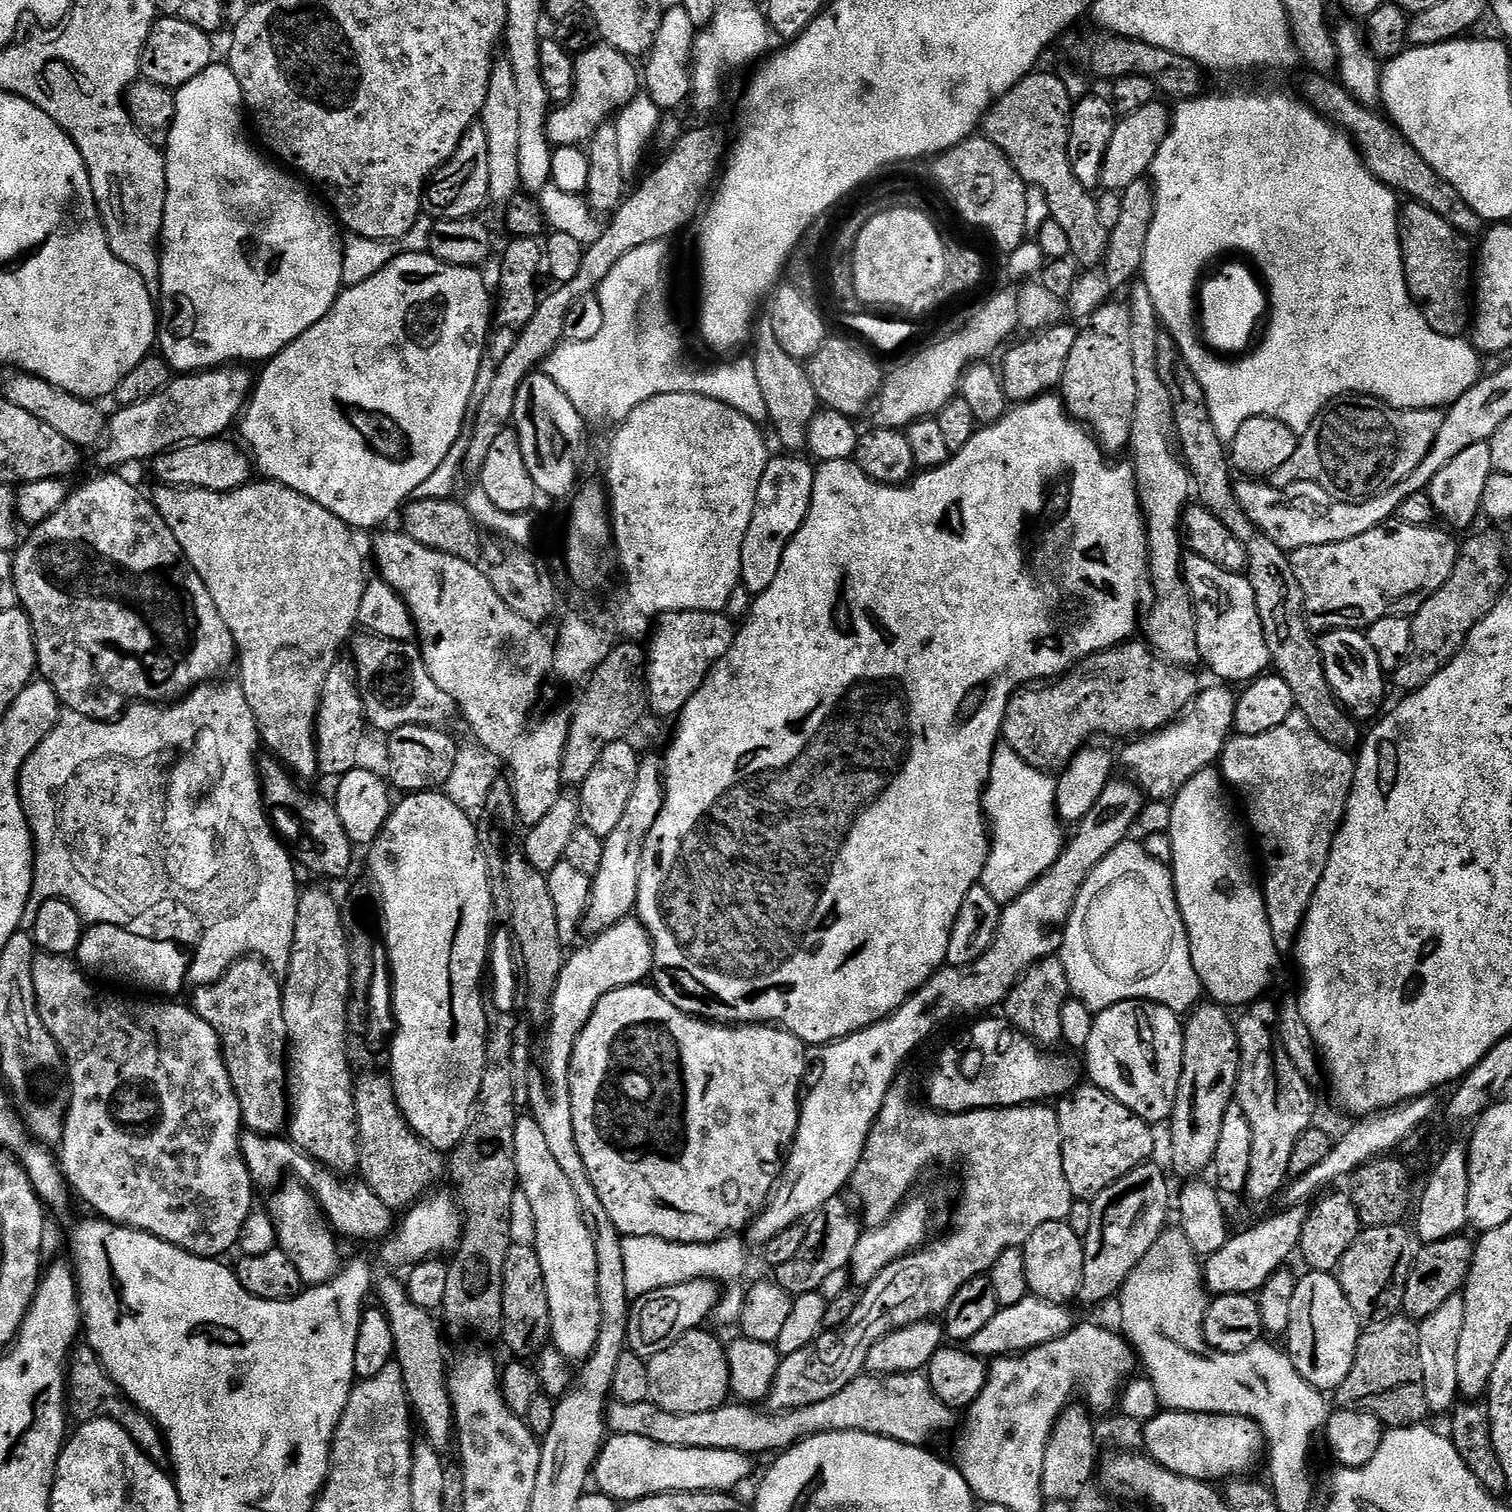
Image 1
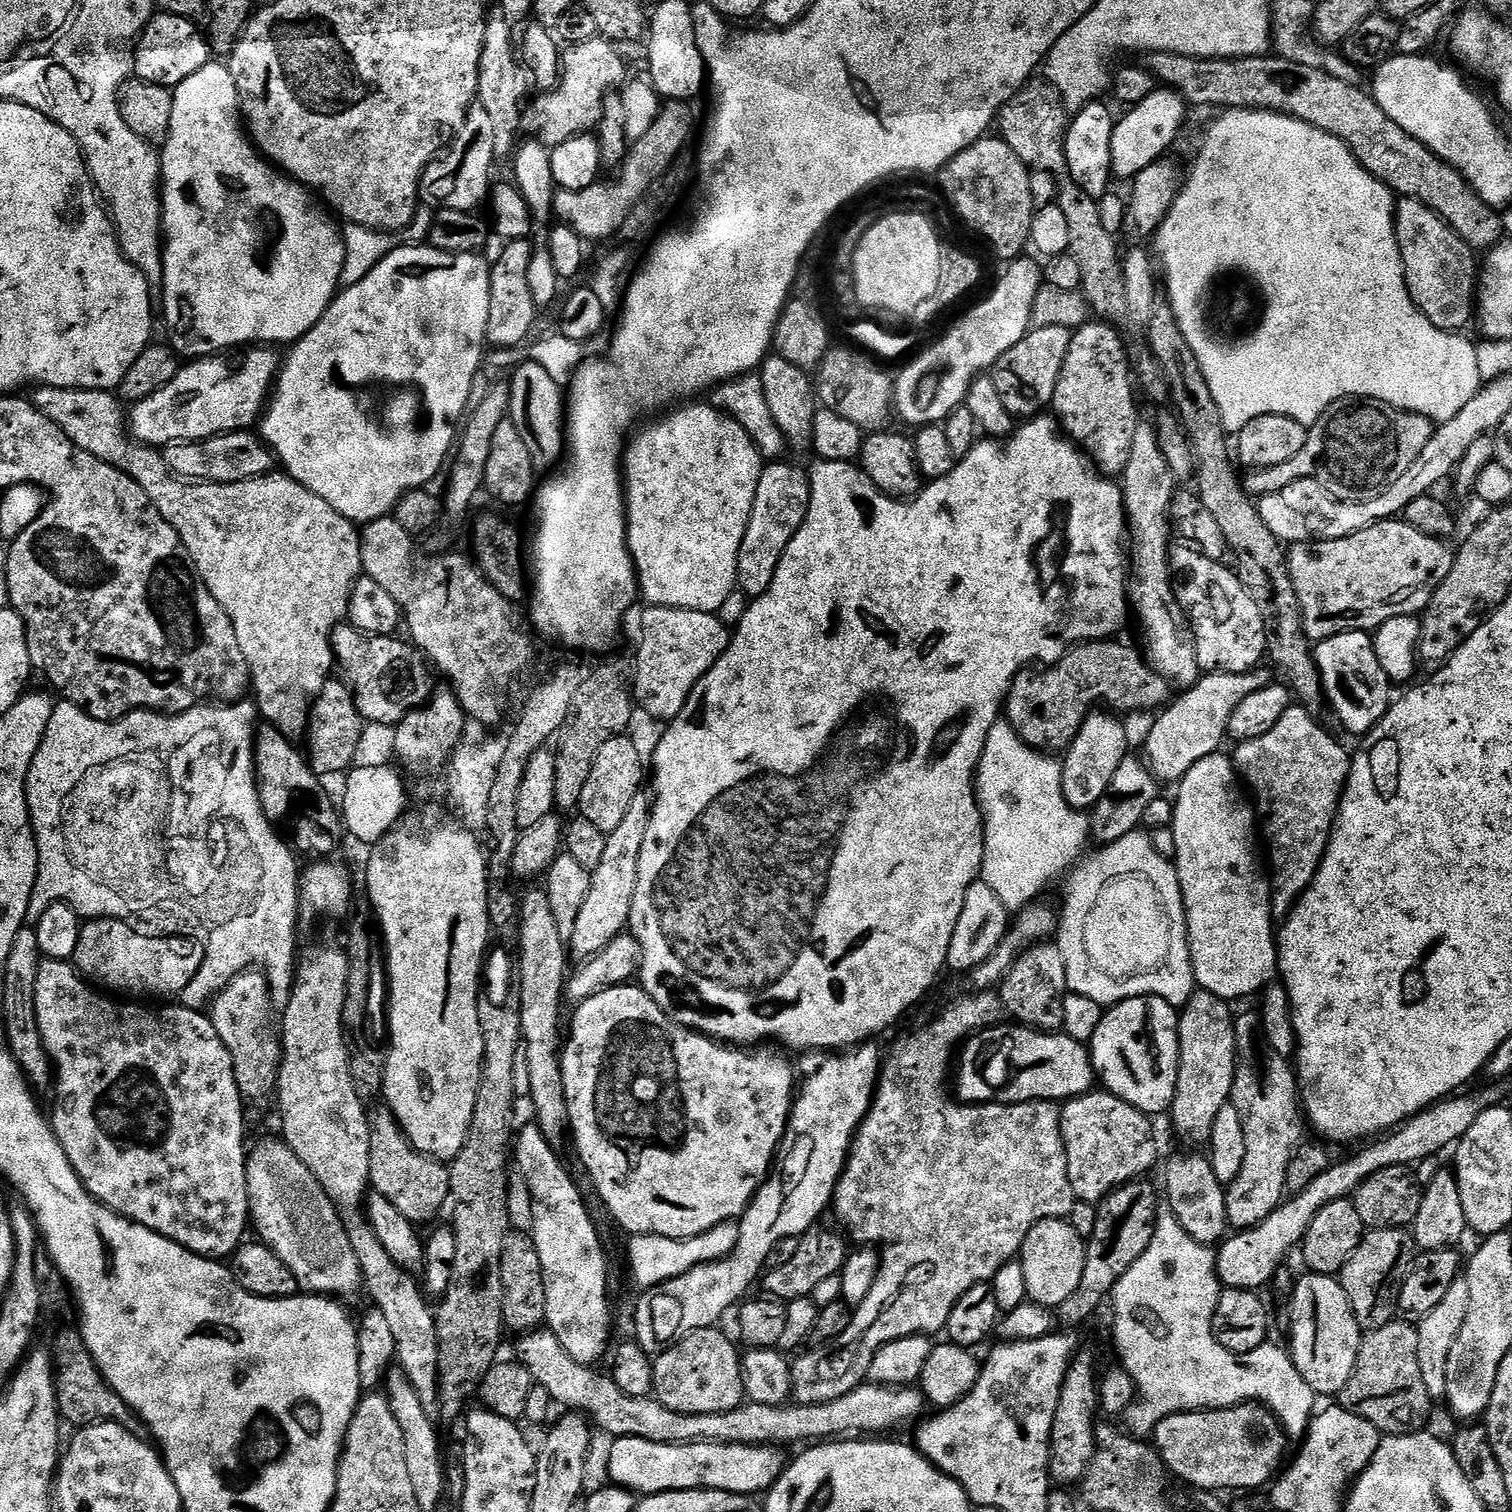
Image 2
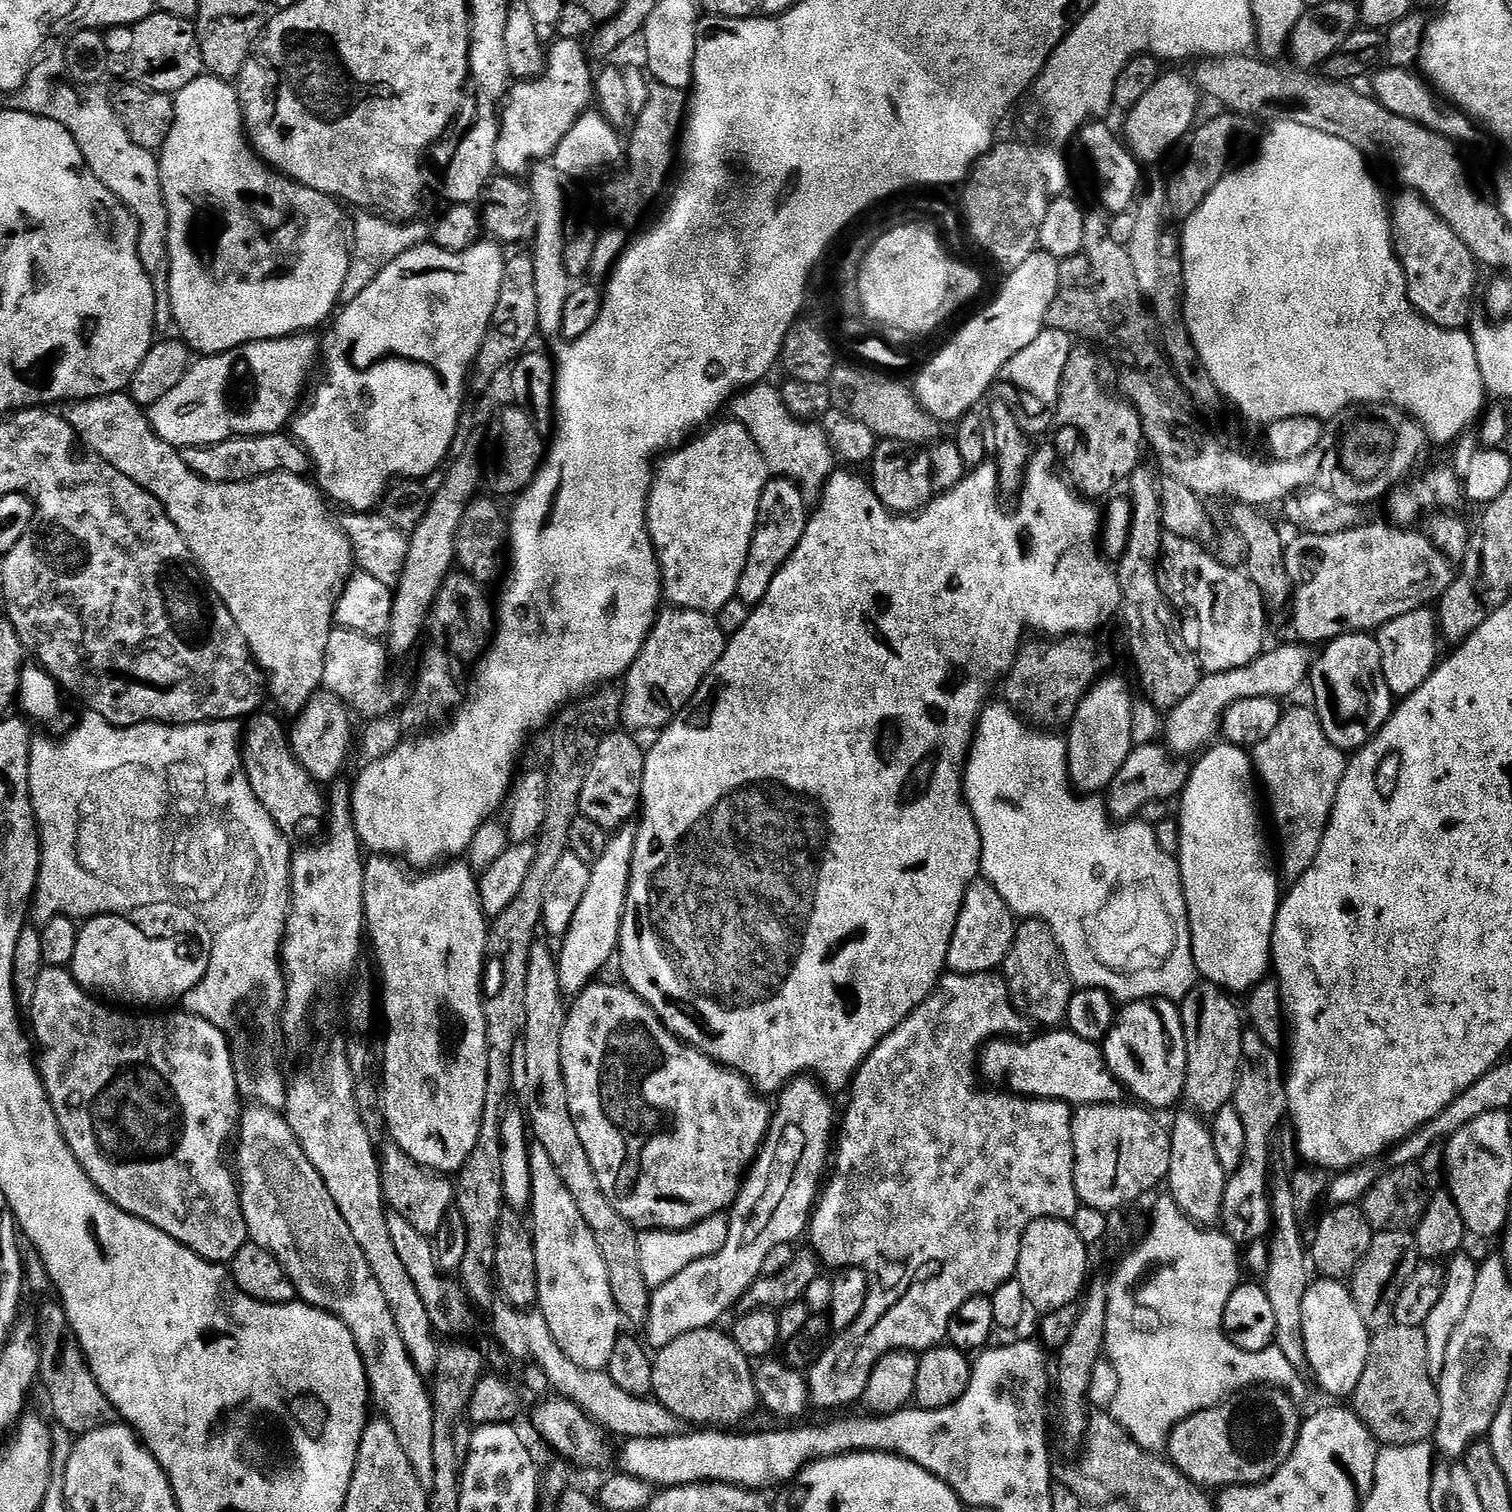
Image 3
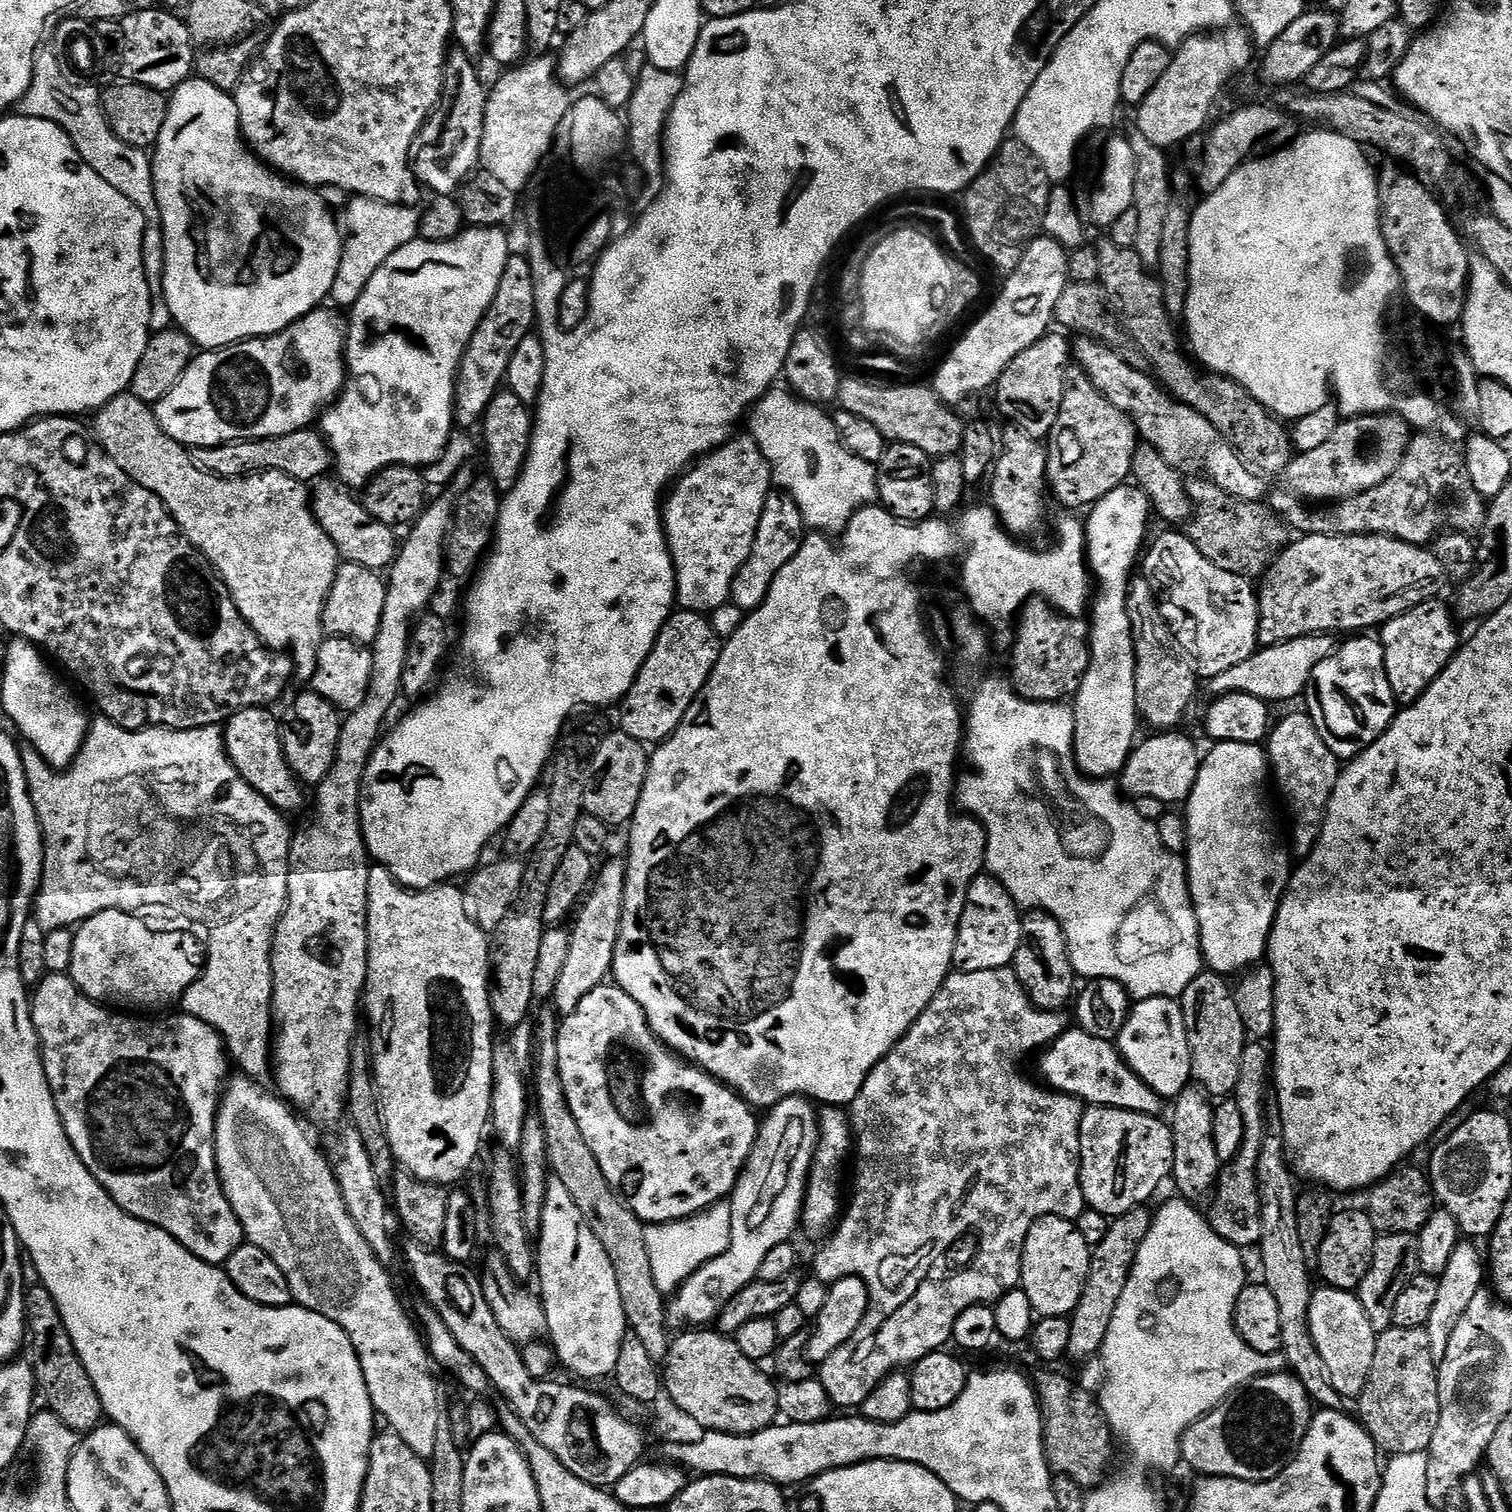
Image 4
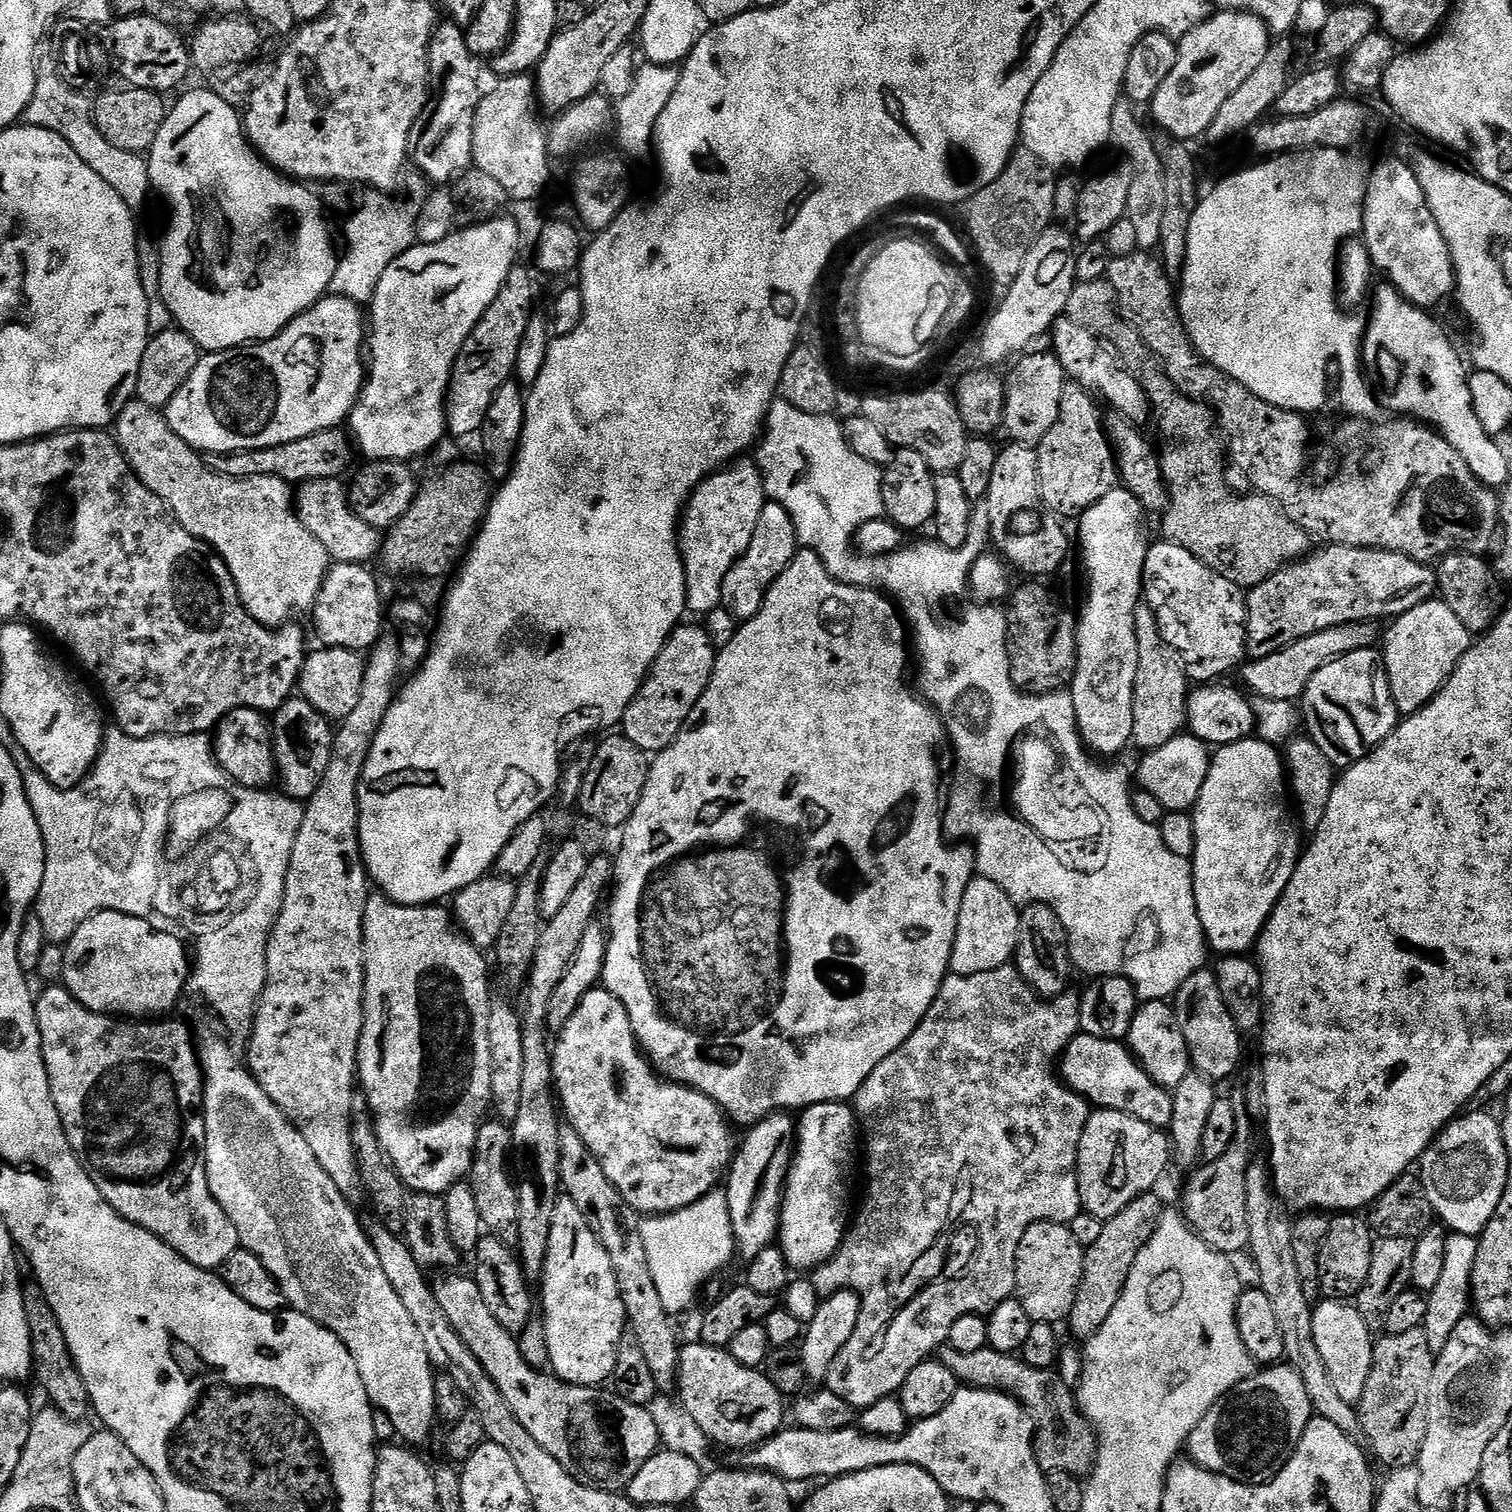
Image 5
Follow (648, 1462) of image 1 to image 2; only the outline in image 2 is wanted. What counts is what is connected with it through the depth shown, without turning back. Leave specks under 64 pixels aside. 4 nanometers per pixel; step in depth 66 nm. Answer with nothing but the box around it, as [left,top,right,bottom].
[608,1436,786,1497]

